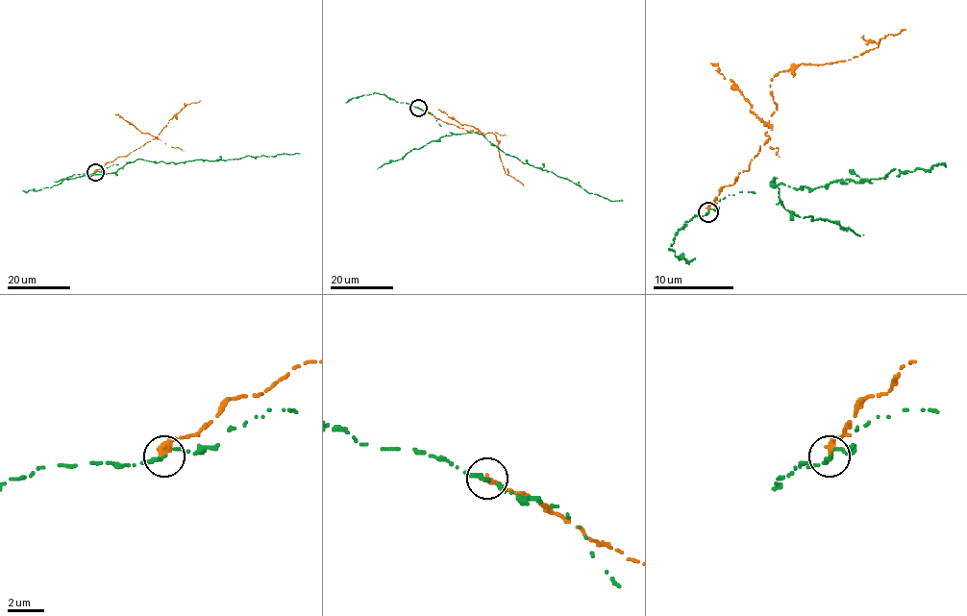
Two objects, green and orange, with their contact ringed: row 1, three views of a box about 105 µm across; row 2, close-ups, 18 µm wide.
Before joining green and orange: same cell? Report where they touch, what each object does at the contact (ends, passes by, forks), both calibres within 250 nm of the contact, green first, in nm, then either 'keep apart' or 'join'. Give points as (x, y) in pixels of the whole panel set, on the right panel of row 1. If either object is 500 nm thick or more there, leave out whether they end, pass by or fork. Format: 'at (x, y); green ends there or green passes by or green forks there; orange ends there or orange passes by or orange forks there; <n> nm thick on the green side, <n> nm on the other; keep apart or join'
at (707, 211); green ends there; orange ends there; 320 nm thick on the green side, 400 nm on the other; keep apart

